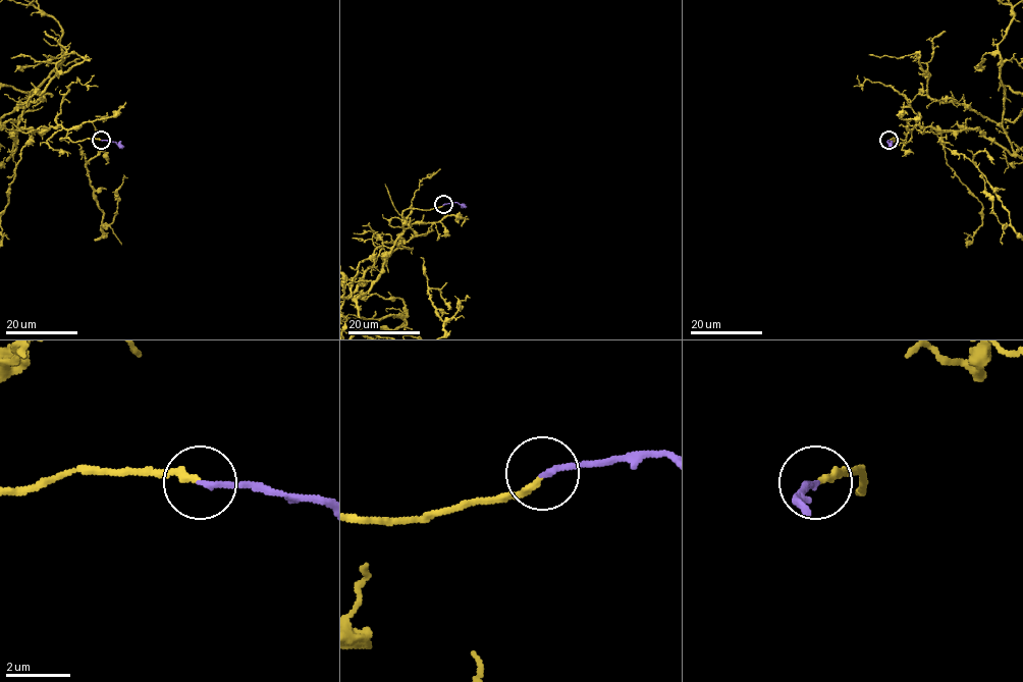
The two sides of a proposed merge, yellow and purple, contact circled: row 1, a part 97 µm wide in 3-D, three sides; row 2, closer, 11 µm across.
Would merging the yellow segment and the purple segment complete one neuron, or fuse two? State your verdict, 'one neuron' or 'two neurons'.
one neuron

